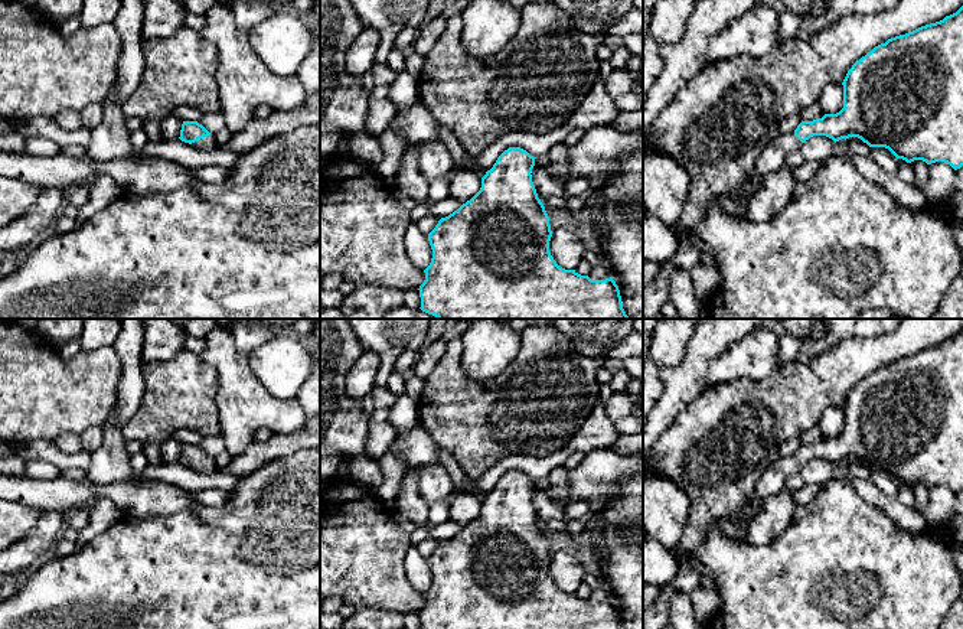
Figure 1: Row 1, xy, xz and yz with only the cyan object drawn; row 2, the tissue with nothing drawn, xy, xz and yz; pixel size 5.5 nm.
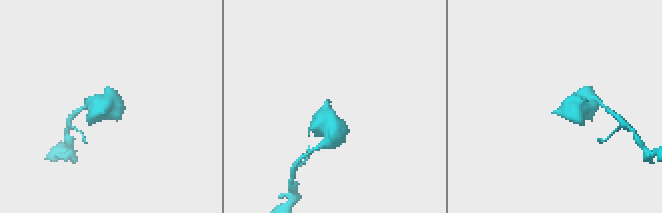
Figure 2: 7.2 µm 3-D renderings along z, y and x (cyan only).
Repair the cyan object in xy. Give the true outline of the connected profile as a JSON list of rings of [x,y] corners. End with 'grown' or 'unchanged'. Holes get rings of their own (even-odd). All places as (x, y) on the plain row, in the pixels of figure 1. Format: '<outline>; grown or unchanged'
[[[222,436],[202,437],[198,444],[183,444],[176,439],[161,444],[161,457],[166,465],[180,462],[200,473],[215,472],[215,457],[223,452],[226,447]]]; grown

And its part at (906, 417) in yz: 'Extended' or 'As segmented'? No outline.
Extended

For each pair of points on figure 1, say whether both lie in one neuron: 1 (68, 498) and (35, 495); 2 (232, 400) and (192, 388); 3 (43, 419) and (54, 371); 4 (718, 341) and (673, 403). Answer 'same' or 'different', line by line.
1: same
2: different
3: same
4: same

